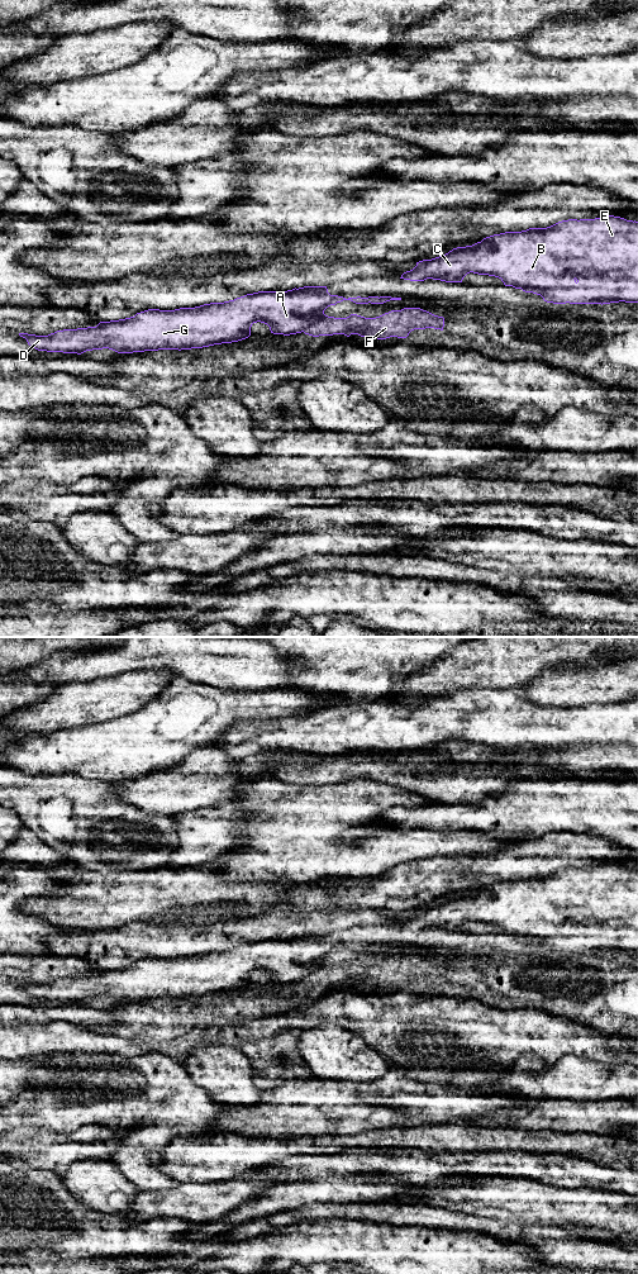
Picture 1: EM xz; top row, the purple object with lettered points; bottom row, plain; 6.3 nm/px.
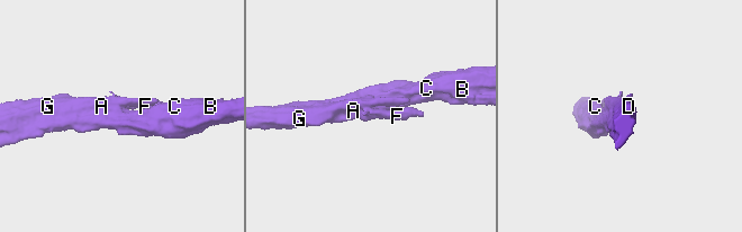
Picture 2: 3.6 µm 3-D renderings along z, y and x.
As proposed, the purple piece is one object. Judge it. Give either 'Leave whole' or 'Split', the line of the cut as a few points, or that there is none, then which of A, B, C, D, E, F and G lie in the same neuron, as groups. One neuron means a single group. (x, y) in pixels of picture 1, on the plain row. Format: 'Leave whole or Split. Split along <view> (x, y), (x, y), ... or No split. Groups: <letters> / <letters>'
Split. Split along xz (323, 960), (304, 980). Groups: A B C D E G / F

